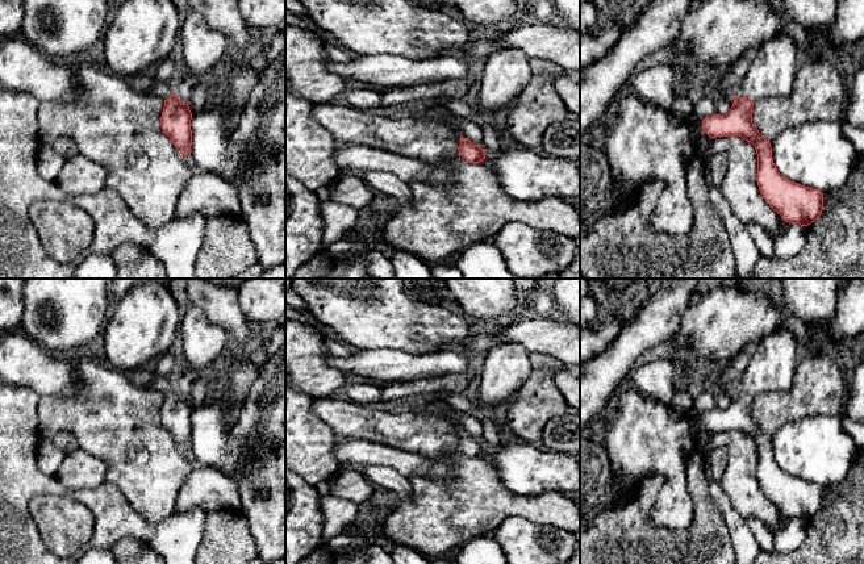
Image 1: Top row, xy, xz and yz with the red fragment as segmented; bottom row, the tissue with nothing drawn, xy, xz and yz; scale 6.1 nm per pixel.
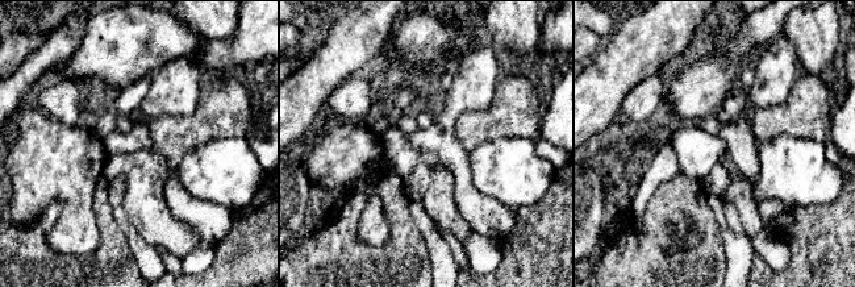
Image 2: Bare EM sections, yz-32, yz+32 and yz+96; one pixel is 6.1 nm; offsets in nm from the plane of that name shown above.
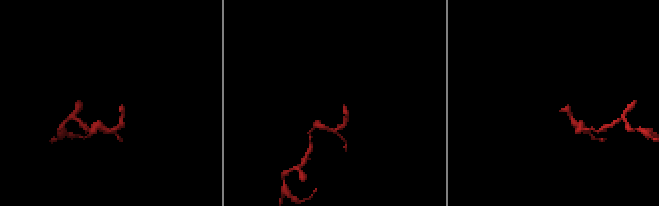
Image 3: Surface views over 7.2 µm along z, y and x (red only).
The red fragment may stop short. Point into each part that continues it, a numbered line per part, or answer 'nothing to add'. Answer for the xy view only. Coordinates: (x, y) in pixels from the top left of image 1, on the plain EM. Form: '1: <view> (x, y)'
1: xy (161, 383)

